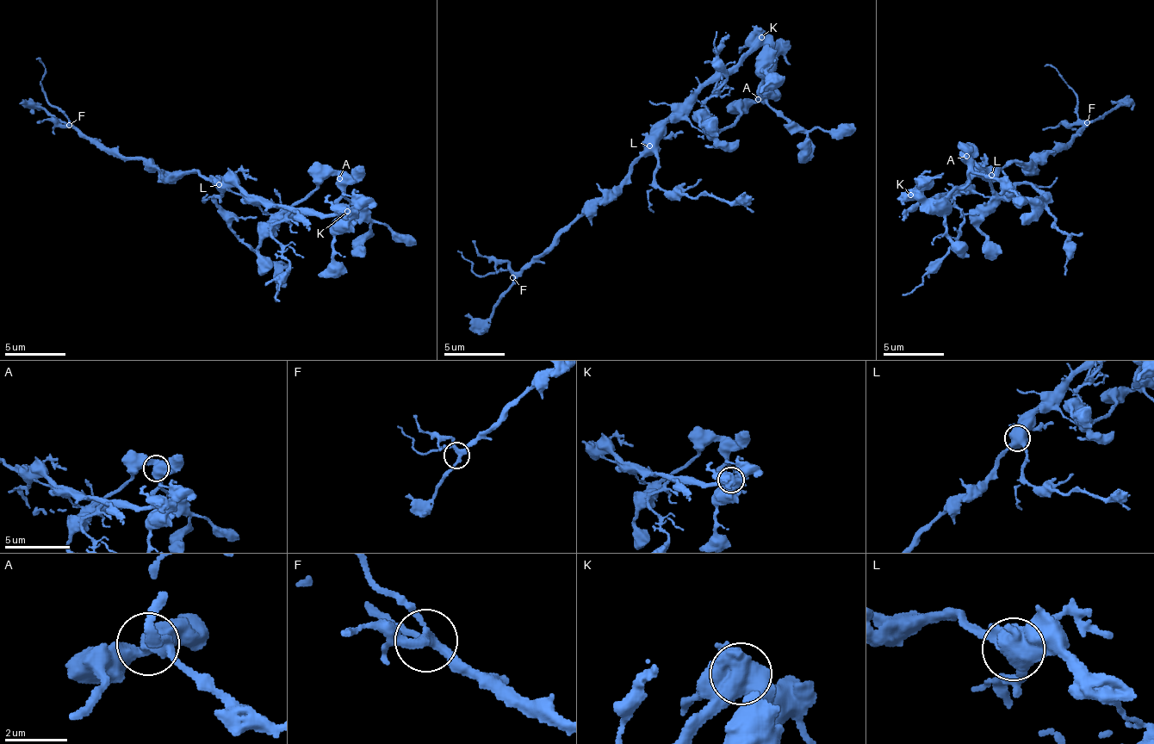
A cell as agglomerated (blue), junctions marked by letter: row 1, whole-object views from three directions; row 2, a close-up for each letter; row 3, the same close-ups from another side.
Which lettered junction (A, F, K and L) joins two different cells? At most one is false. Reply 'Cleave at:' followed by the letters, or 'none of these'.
Cleave at: K

